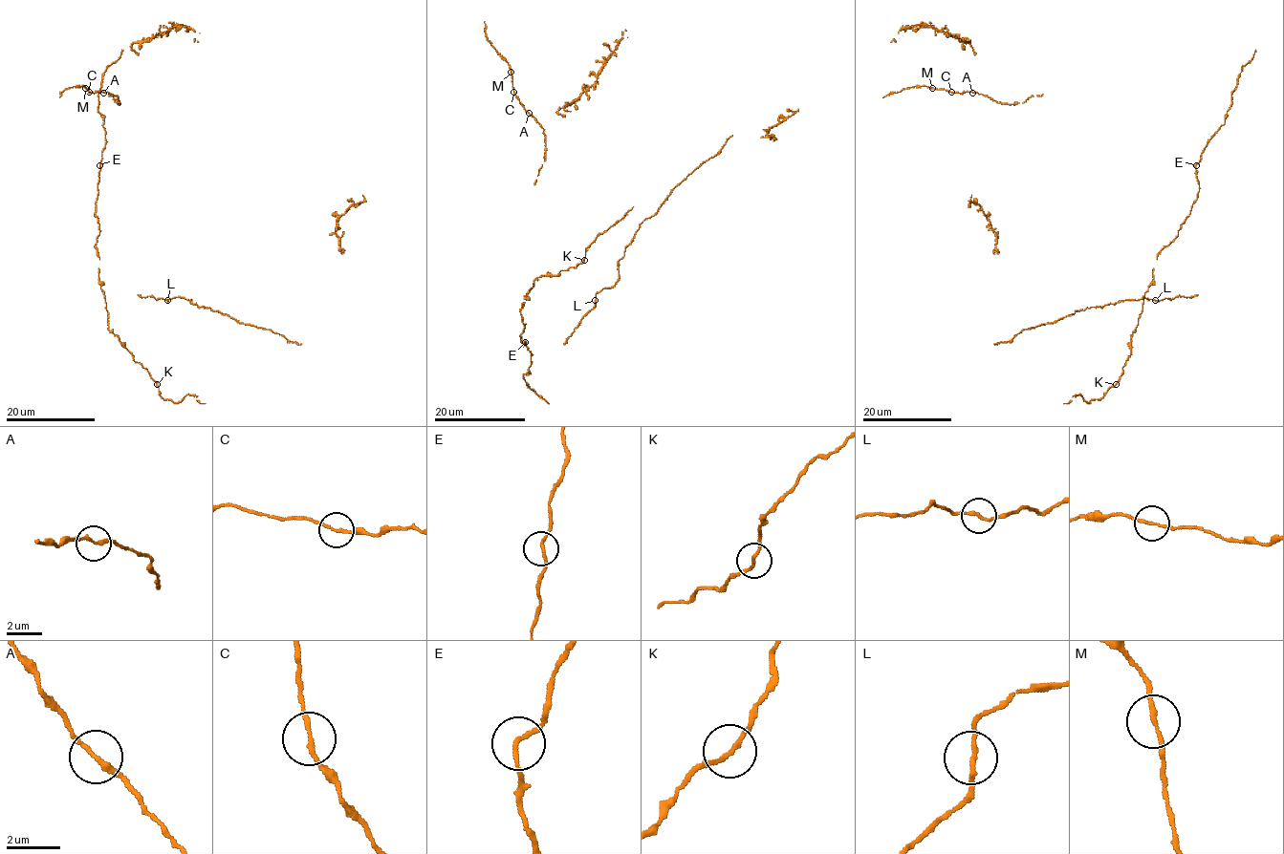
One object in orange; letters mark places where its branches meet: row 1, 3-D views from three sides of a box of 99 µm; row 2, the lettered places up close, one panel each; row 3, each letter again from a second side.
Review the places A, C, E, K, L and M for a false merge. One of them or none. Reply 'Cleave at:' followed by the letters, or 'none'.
Cleave at: none

